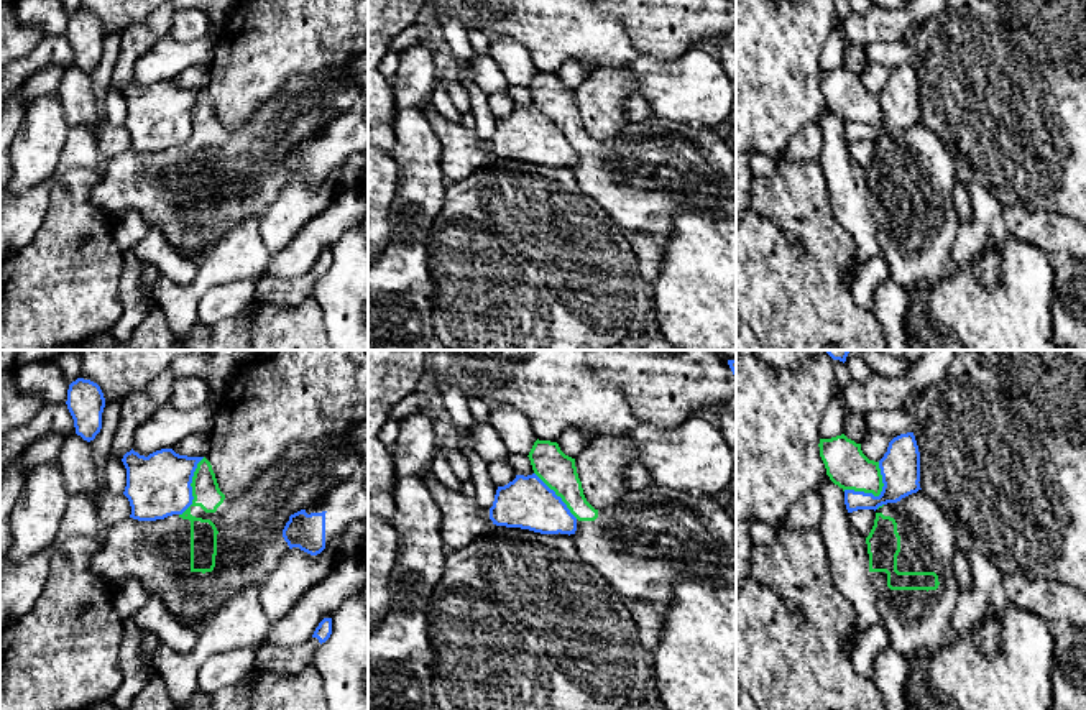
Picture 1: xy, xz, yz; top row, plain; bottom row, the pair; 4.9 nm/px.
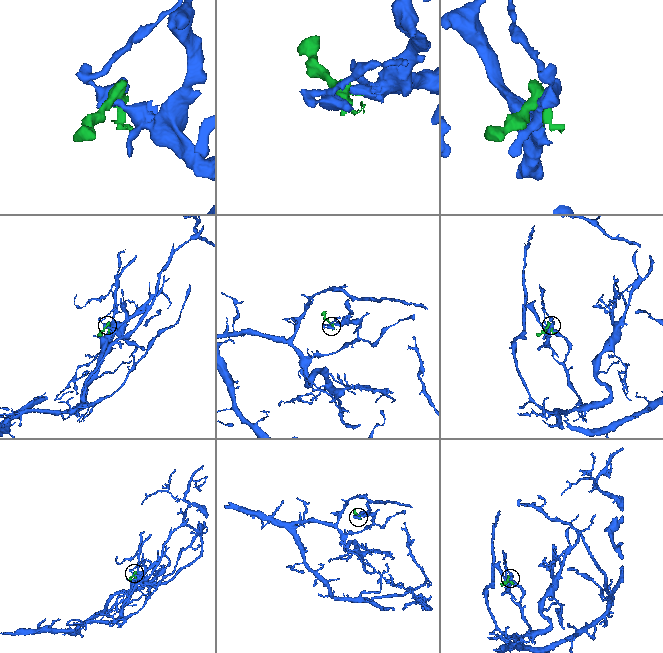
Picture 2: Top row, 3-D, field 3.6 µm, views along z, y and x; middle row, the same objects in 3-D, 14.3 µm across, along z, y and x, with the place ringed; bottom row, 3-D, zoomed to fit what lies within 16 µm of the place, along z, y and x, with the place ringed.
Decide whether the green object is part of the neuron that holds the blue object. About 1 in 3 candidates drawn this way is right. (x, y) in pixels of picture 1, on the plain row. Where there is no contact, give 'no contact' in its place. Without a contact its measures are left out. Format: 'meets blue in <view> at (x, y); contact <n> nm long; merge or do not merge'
meets blue in yz at (876, 129); contact 240 nm long; do not merge

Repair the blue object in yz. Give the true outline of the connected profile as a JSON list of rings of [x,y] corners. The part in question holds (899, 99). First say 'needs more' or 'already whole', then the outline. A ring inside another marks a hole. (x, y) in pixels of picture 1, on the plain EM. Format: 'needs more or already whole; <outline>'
already whole; [[[913,64],[900,66],[889,74],[887,84],[879,92],[882,123],[879,128],[864,123],[844,122],[848,145],[877,141],[887,135],[917,125],[920,120],[920,84]]]

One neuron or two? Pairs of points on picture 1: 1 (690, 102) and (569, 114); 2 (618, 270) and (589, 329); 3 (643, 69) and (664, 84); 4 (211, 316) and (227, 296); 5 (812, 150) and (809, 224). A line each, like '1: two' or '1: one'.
1: two
2: one
3: one
4: one
5: two

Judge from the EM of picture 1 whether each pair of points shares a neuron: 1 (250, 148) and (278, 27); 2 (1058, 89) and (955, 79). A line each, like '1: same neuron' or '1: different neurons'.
1: different neurons
2: same neuron

